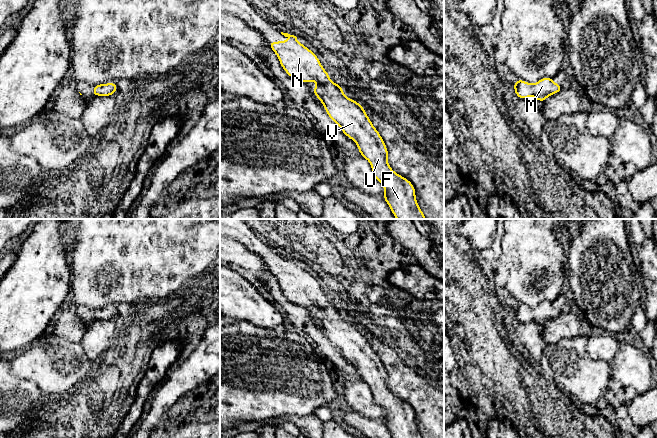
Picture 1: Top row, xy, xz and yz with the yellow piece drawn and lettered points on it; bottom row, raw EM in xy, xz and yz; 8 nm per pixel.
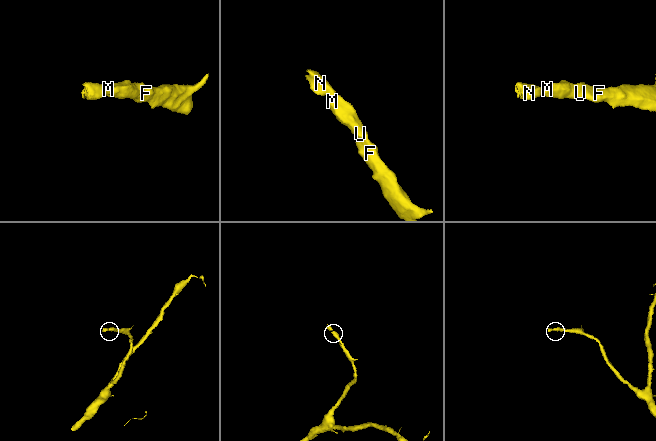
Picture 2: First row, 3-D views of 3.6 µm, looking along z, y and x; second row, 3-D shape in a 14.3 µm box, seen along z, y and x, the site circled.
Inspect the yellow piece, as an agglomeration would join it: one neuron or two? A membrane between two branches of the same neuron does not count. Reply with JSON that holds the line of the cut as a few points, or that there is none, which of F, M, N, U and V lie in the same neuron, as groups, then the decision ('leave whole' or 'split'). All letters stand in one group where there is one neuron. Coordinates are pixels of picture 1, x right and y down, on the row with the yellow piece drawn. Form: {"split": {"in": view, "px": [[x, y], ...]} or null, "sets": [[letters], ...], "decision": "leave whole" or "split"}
{"split": null, "sets": [["F", "M", "N", "U", "V"]], "decision": "leave whole"}

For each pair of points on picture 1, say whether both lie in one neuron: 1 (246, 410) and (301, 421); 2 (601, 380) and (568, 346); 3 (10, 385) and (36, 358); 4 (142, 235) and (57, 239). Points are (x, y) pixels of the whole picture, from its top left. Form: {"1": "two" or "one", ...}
{"1": "two", "2": "one", "3": "two", "4": "two"}

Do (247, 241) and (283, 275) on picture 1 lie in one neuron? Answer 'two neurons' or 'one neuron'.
one neuron

